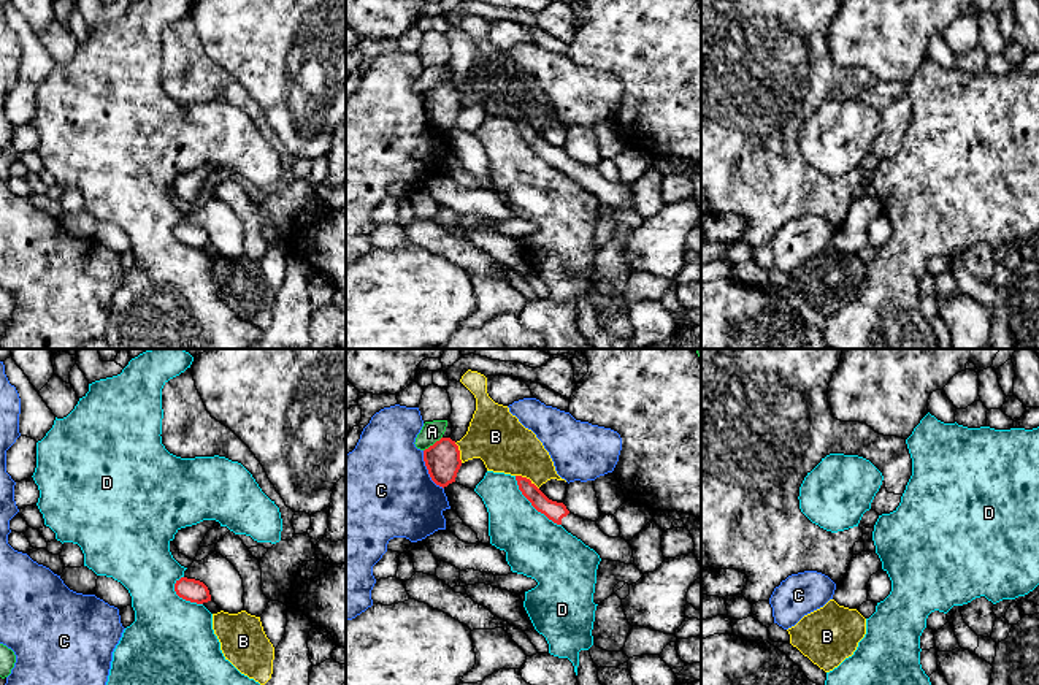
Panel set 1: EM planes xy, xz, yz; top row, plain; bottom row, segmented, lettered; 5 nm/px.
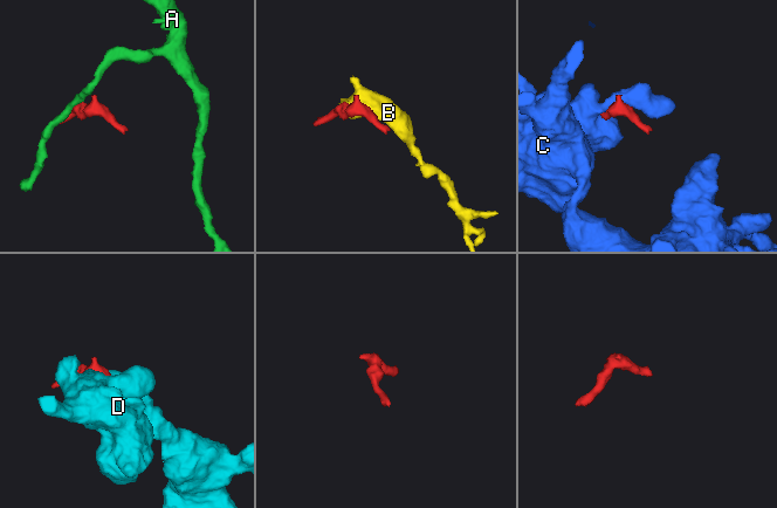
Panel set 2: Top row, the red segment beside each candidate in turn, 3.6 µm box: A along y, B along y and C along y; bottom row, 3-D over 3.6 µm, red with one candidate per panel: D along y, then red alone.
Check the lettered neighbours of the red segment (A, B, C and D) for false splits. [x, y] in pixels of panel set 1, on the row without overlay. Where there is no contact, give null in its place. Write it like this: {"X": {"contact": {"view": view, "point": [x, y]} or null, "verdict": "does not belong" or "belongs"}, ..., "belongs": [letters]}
{"A": {"contact": {"view": "xz", "point": [433, 89]}, "verdict": "does not belong"}, "B": {"contact": {"view": "xz", "point": [525, 122]}, "verdict": "does not belong"}, "C": {"contact": {"view": "xz", "point": [429, 116]}, "verdict": "does not belong"}, "D": {"contact": {"view": "xz", "point": [532, 149]}, "verdict": "does not belong"}, "belongs": []}

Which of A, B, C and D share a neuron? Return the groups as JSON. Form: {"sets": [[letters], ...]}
{"sets": [["A"], ["B"], ["C"], ["D"]]}

